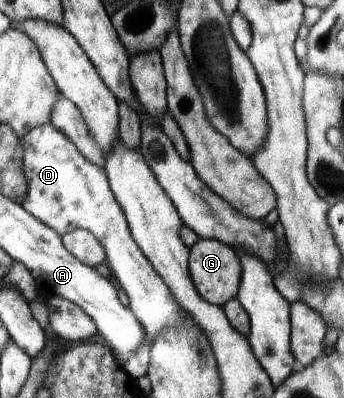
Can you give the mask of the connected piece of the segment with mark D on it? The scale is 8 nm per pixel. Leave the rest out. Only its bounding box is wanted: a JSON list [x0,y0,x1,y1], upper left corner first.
[19,123,197,379]

